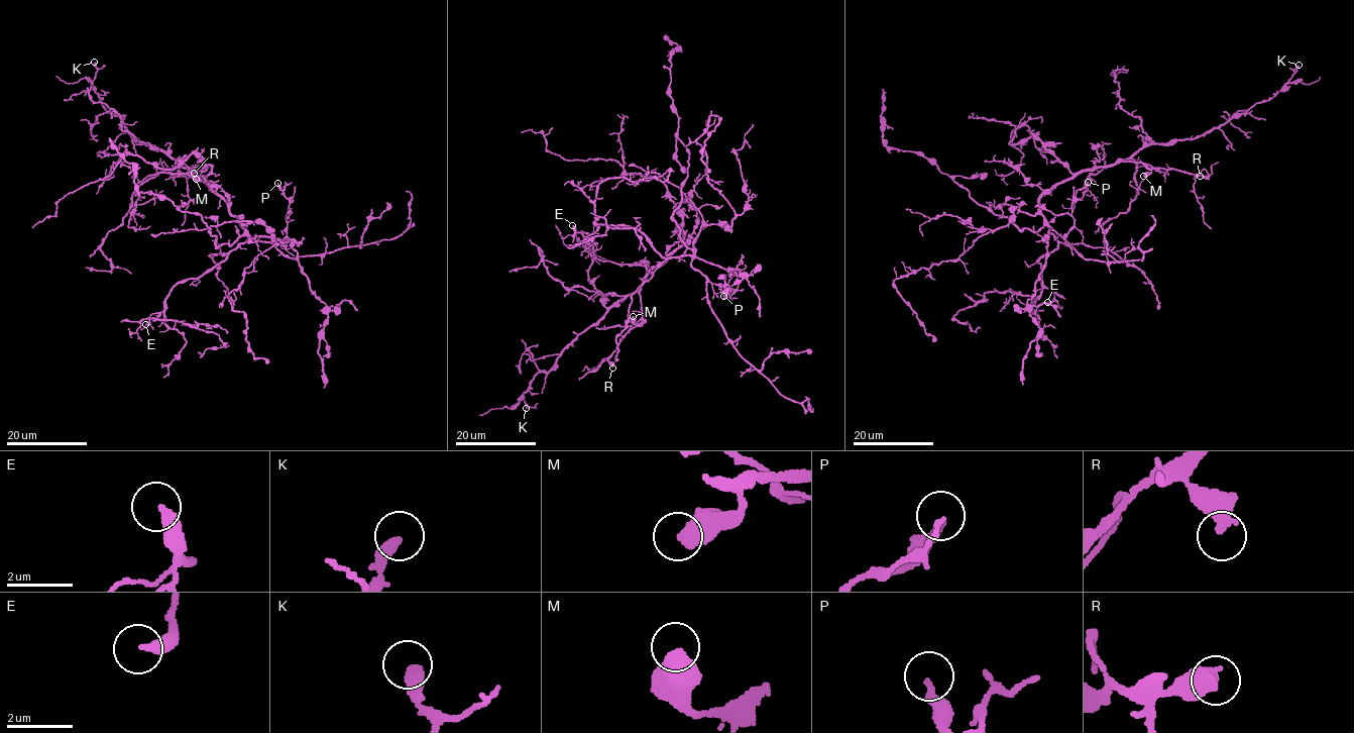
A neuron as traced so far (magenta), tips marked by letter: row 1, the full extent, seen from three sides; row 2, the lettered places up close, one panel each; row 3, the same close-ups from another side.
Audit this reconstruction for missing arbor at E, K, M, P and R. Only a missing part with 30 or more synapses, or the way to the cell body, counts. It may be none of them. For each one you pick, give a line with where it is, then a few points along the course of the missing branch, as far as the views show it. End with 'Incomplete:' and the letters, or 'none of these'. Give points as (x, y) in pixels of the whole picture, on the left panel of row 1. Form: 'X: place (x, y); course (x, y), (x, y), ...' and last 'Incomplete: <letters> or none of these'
Incomplete: none of these

